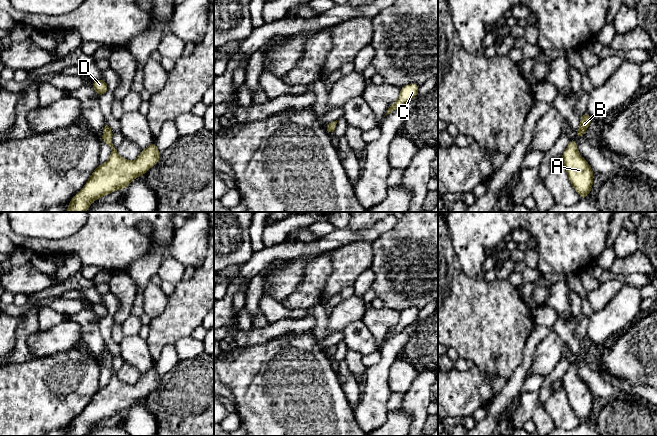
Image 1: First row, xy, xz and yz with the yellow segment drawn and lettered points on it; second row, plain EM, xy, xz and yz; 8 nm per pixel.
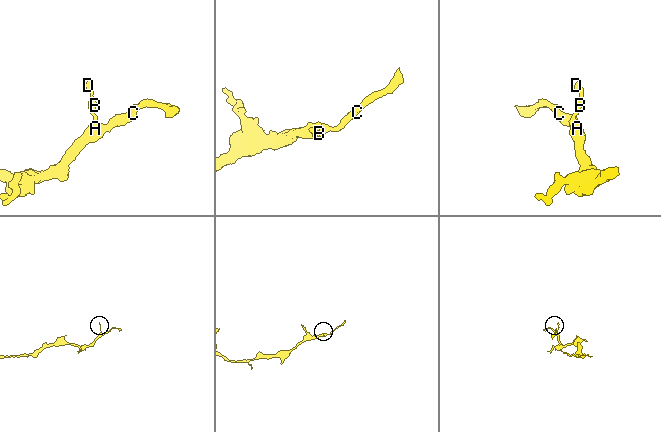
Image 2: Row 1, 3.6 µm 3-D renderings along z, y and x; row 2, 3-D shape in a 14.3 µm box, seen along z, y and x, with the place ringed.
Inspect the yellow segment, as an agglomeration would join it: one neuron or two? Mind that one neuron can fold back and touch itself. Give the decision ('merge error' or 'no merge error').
no merge error

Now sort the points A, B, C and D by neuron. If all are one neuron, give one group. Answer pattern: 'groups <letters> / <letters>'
groups A B C D

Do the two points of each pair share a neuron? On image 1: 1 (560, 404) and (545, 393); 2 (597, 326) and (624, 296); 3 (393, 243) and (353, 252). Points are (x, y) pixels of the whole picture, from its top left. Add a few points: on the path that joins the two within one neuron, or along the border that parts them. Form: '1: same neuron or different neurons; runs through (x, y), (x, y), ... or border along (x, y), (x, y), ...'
1: different neurons; border along (552, 393), (543, 403)
2: same neuron; runs through (604, 319), (620, 303)
3: different neurons; border along (372, 242), (372, 261), (369, 267)

